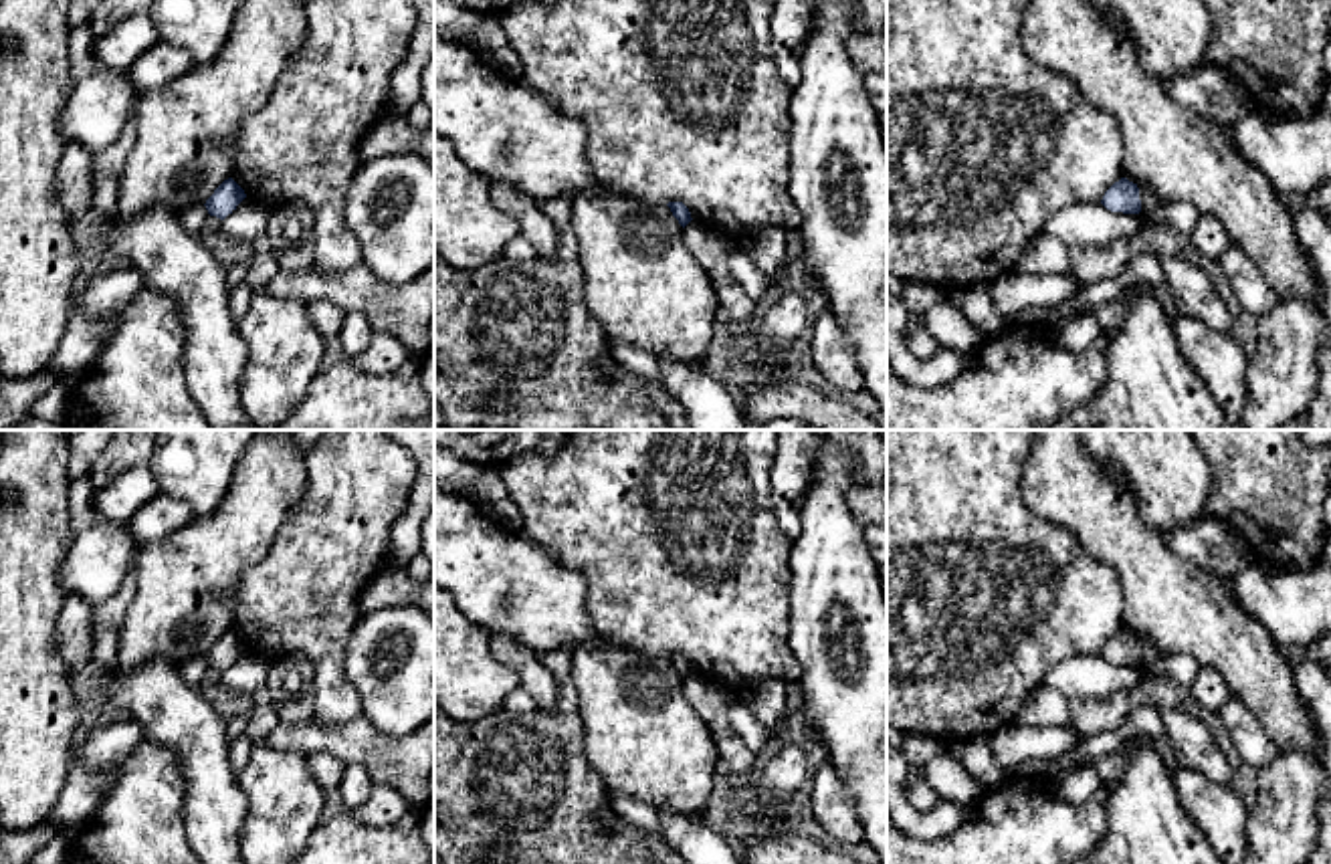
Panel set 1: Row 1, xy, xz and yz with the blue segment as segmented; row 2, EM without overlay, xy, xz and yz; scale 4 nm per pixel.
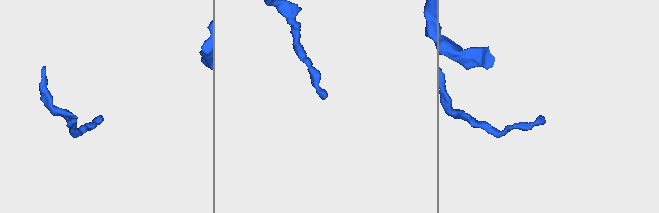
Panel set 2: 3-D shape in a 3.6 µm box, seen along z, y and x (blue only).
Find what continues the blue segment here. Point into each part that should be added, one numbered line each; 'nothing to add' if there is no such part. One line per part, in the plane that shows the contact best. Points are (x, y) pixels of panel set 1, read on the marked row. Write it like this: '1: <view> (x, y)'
nothing to add

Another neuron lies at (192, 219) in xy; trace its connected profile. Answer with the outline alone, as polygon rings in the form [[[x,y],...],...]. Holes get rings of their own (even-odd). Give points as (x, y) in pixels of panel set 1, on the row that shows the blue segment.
[[[190,206],[178,214],[182,226],[186,232],[198,236],[206,218],[208,218],[206,206]]]

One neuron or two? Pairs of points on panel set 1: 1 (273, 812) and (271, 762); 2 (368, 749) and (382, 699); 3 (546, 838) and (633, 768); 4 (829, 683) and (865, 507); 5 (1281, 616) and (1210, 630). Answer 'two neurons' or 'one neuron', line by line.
1: one neuron
2: two neurons
3: two neurons
4: two neurons
5: two neurons

